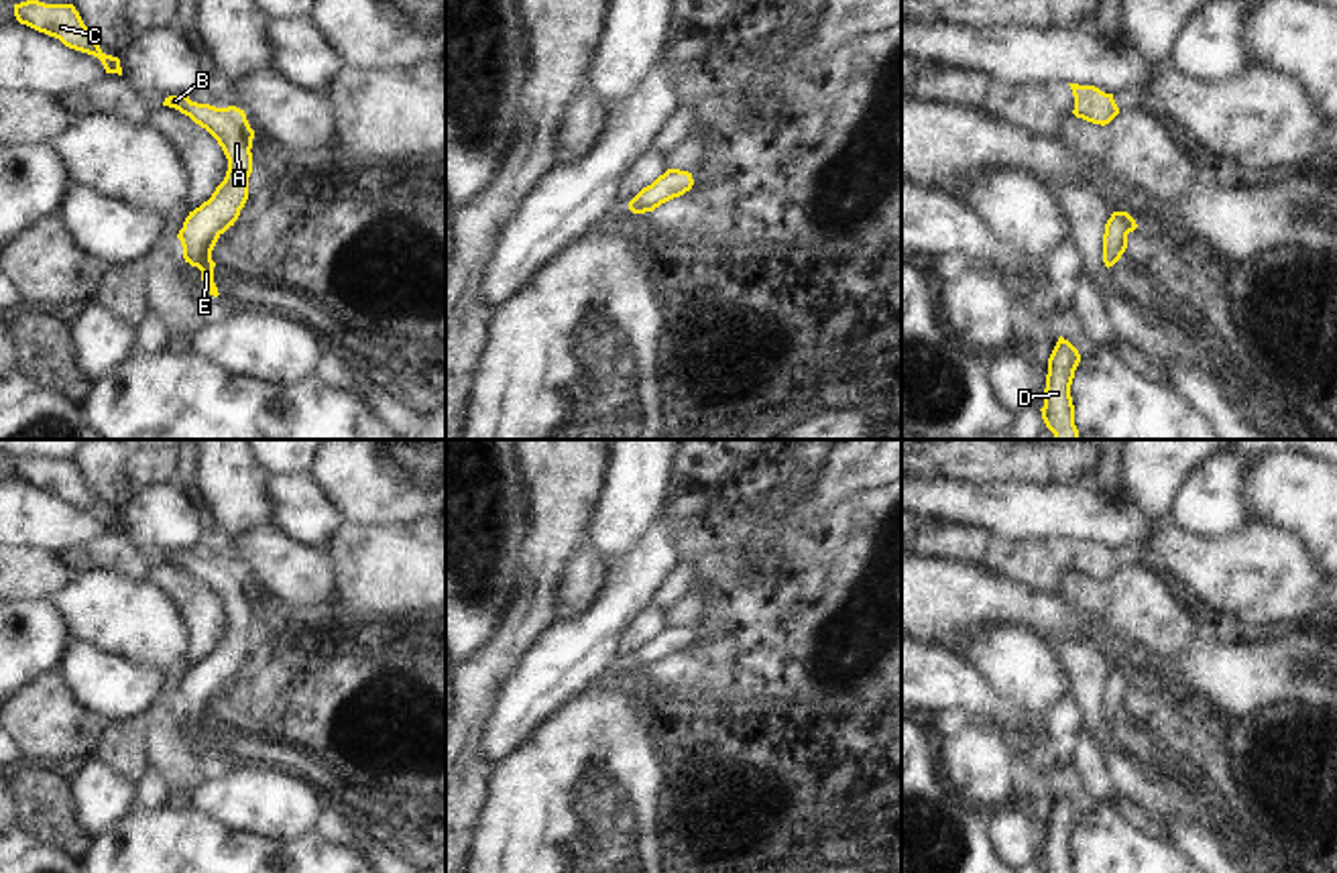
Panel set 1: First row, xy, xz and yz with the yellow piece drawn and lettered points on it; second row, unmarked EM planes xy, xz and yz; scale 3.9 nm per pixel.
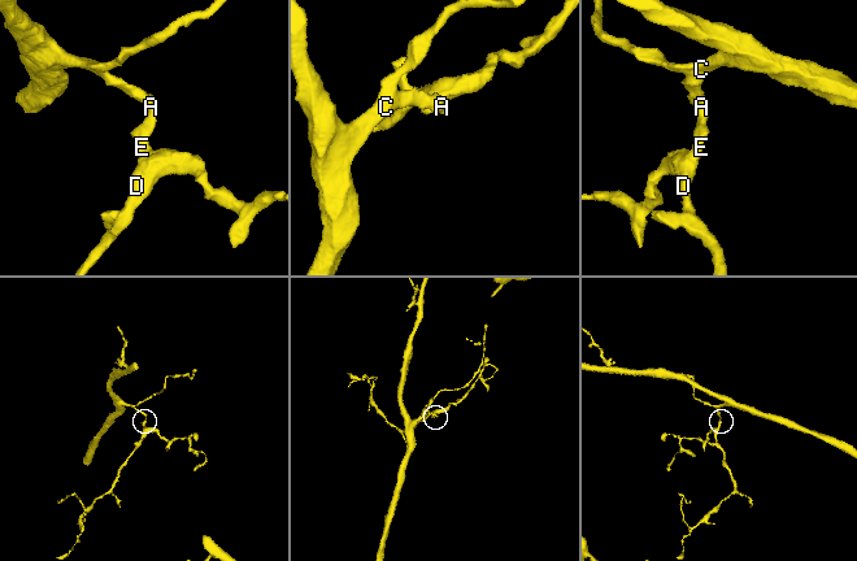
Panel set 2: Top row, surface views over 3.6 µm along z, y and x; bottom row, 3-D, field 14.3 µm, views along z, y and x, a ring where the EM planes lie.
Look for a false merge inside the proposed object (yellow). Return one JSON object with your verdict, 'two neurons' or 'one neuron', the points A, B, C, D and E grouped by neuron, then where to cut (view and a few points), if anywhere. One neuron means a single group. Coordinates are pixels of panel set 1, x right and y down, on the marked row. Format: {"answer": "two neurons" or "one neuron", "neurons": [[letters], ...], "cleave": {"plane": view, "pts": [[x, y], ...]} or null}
{"answer": "one neuron", "neurons": [["A", "B", "C", "D", "E"]], "cleave": null}

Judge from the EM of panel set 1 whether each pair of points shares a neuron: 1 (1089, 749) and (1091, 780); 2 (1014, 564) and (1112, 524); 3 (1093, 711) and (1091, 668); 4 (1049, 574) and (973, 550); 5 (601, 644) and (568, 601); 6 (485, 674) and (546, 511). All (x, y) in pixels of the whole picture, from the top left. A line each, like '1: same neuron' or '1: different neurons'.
1: same neuron
2: different neurons
3: same neuron
4: same neuron
5: different neurons
6: same neuron

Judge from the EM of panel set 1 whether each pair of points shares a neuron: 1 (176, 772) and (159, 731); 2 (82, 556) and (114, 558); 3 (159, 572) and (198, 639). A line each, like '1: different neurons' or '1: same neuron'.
1: same neuron
2: same neuron
3: same neuron

